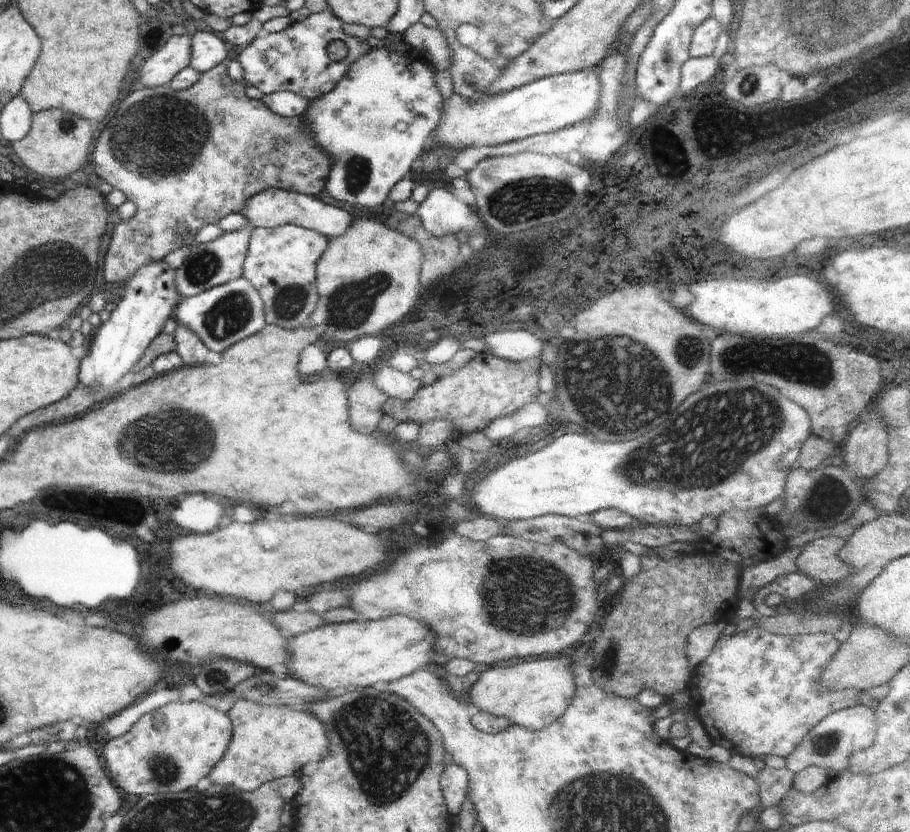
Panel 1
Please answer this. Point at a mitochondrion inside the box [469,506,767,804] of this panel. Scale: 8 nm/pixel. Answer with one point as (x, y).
(526, 598)

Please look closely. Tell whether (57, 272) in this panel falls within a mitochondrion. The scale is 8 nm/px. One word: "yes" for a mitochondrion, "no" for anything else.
yes

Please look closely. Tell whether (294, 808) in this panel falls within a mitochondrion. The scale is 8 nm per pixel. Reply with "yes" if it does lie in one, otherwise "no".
no

